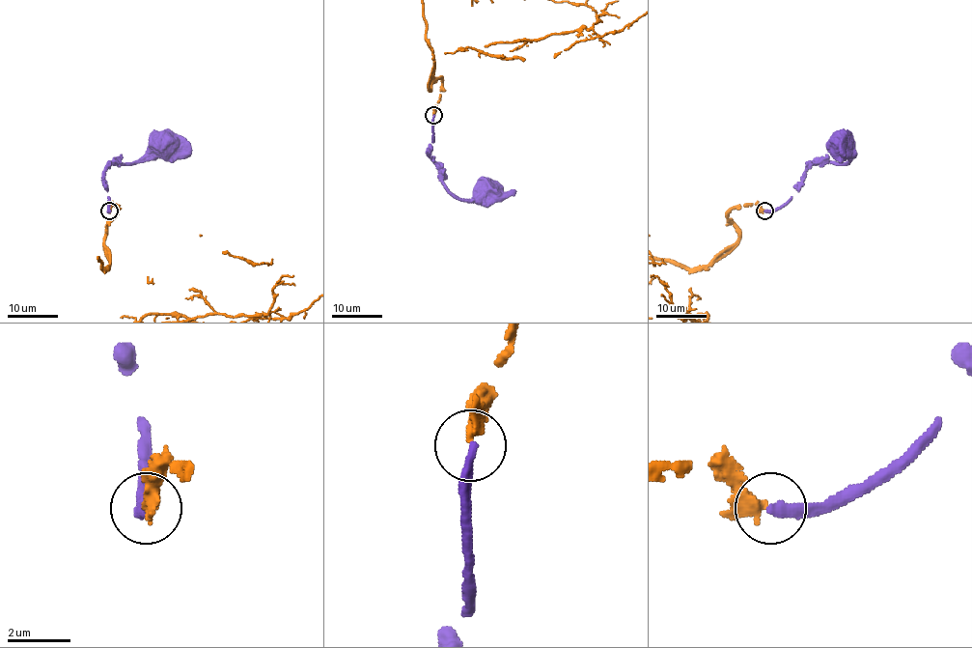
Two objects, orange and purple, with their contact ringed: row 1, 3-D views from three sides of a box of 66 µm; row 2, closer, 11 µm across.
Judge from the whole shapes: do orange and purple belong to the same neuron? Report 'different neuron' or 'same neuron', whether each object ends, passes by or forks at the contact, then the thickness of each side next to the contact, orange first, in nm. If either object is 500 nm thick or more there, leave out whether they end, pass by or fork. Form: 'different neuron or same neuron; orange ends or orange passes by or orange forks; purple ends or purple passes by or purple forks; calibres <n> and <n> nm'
different neuron; orange passes by; purple ends; calibres 260 and 320 nm

